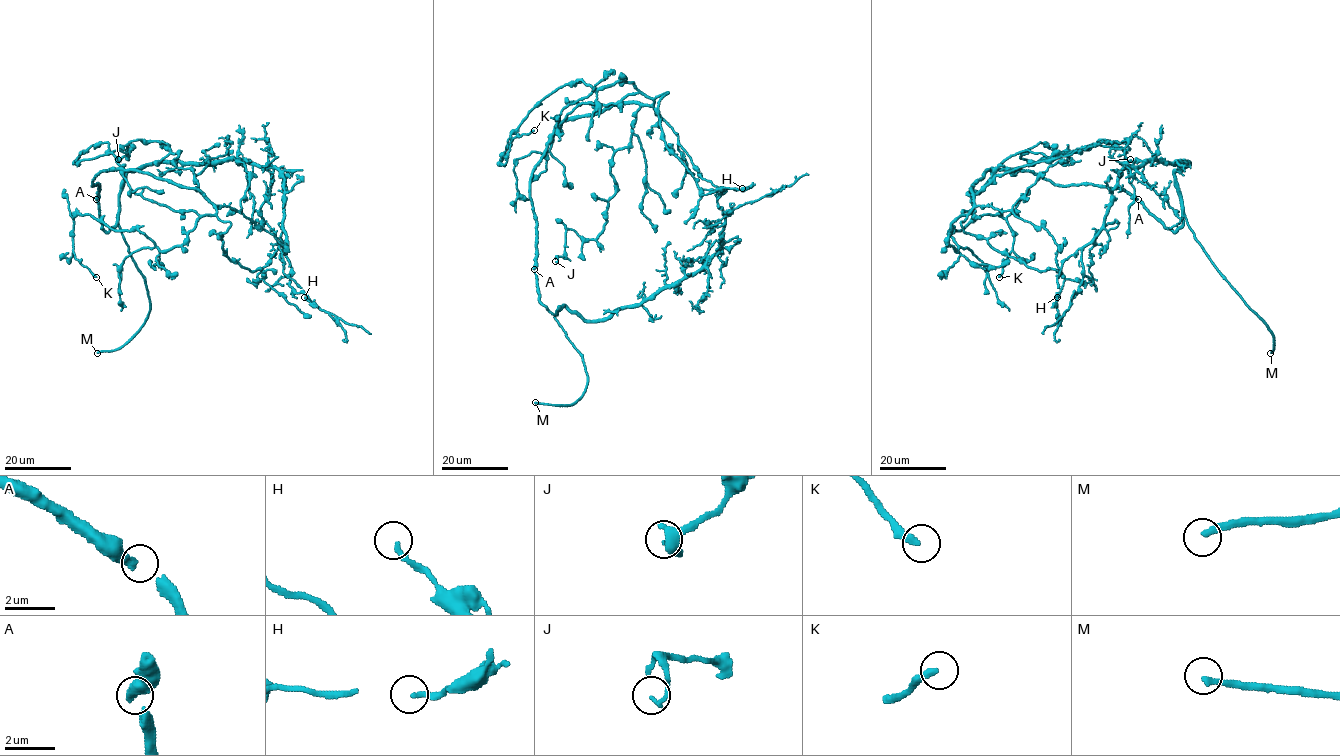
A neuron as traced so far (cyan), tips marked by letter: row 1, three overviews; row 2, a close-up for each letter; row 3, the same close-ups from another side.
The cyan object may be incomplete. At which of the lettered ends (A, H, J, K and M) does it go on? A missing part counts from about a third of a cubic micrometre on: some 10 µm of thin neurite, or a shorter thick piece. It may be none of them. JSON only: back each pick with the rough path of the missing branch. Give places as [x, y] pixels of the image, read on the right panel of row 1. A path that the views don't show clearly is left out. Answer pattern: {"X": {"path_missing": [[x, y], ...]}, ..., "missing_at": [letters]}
{"missing_at": ["K", "M"]}

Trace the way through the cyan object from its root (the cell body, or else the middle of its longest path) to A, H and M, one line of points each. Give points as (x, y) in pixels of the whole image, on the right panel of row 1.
A: (1099, 233), (1059, 268), (1063, 243), (1009, 210), (976, 205), (971, 188), (988, 170), (1012, 169), (1138, 199)
H: (1099, 233), (1059, 268), (1063, 243), (1009, 210), (978, 205), (961, 222), (1055, 269), (1056, 314), (1057, 297)
M: (1099, 233), (1124, 168), (1149, 160), (1188, 162), (1174, 173), (1182, 213), (1212, 263), (1271, 333), (1270, 353)

